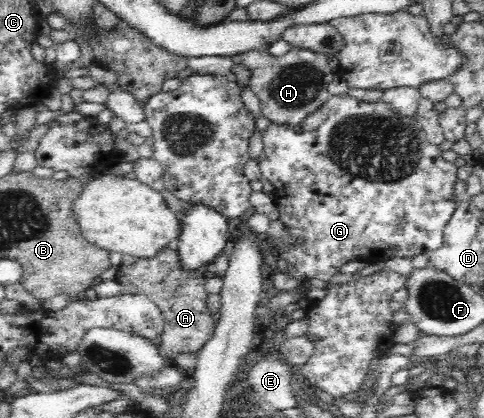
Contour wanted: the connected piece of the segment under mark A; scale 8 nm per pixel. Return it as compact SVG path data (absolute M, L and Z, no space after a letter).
M166 245L153 256L137 258L123 255L117 268L116 281L121 295L146 296L157 305L164 318L161 334L157 337L157 350L171 364L183 353L197 353L215 336L217 321L211 318L207 308L205 280L211 276L211 263L205 263L194 269L188 269L181 263L179 251L174 245Z

